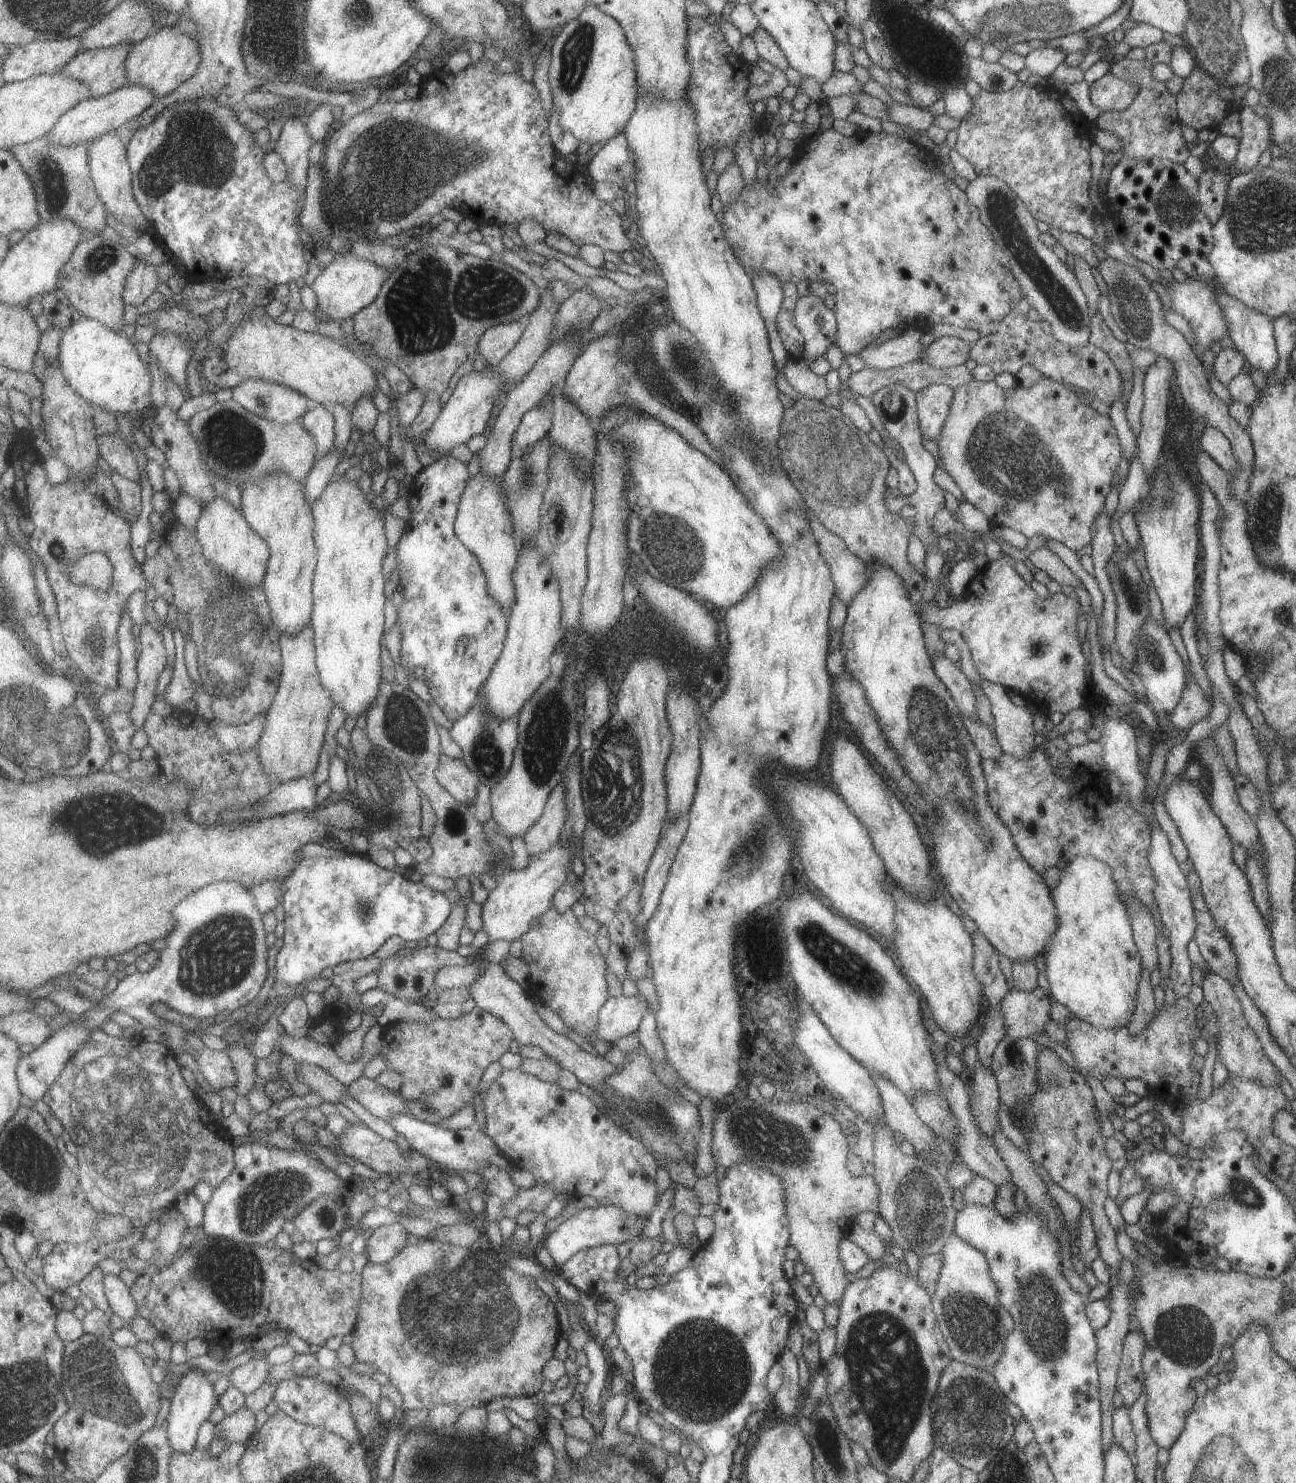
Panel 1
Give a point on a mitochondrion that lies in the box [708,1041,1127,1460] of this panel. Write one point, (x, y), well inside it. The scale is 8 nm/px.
(1036, 1296)

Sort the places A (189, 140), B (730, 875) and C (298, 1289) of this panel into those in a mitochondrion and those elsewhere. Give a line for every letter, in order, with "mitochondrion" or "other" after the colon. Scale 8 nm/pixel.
A: mitochondrion
B: mitochondrion
C: other

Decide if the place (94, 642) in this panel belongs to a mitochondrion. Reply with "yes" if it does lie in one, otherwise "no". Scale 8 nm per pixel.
yes

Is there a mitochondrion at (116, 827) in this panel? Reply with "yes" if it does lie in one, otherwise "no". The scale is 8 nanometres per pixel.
yes

